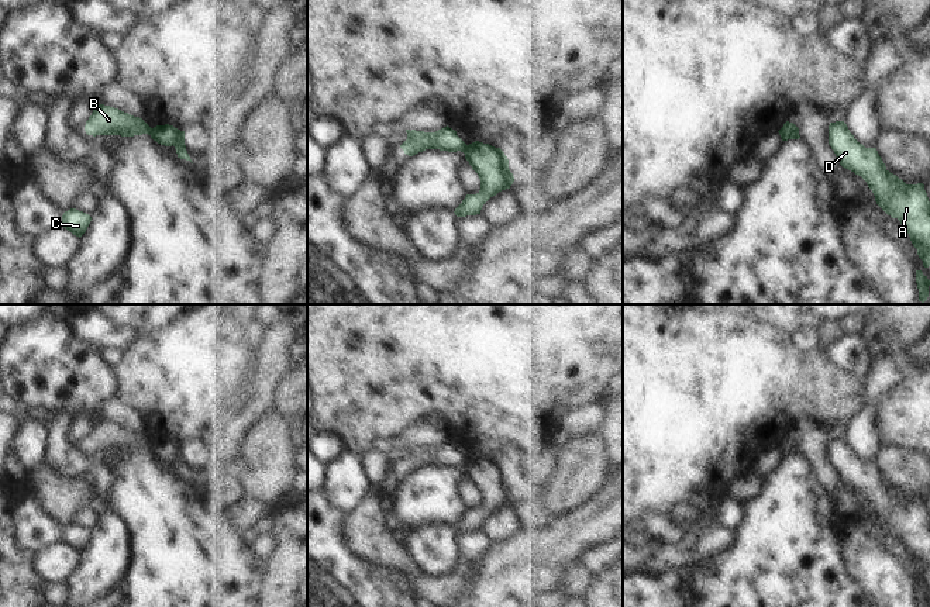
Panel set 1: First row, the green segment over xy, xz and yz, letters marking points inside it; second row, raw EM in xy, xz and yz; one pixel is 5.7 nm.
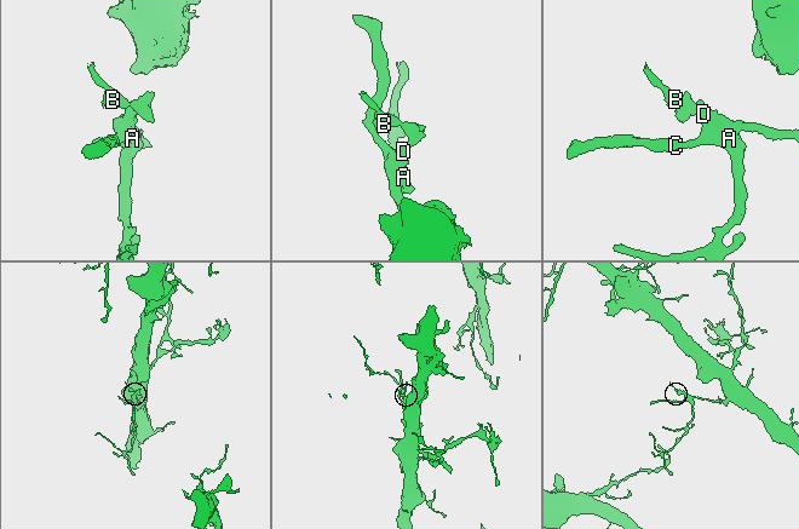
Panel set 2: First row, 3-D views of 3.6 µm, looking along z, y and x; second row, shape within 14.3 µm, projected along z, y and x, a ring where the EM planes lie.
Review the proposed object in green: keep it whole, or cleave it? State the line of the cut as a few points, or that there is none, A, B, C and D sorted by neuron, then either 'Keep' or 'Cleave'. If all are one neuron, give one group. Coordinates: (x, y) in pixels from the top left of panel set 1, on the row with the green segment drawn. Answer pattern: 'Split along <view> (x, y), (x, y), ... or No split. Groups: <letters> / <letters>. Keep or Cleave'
Split along xz (468, 145), (464, 152). Groups: A C D / B. Cleave.

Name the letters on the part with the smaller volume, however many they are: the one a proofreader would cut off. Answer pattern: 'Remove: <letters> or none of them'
Remove: B.

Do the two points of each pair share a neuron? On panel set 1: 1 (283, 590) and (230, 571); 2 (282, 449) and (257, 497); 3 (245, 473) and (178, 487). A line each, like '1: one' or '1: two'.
1: two
2: one
3: two

